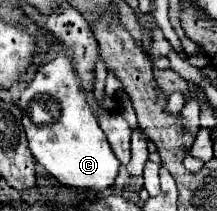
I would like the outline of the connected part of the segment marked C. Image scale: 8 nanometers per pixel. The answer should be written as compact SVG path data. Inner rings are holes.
M68 49L58 51L54 59L50 59L46 65L38 69L34 79L26 85L20 97L20 107L24 111L24 131L28 137L28 147L32 149L32 155L36 161L46 167L50 175L58 179L62 185L78 187L78 189L94 189L94 191L104 191L114 183L118 177L118 167L120 161L112 153L104 131L100 129L94 111L90 109L90 103L86 101L86 95L82 93L80 87L80 77L76 73L72 55ZM36 99L58 99L60 101L60 119L48 125L34 125L32 119L28 117L30 103Z

